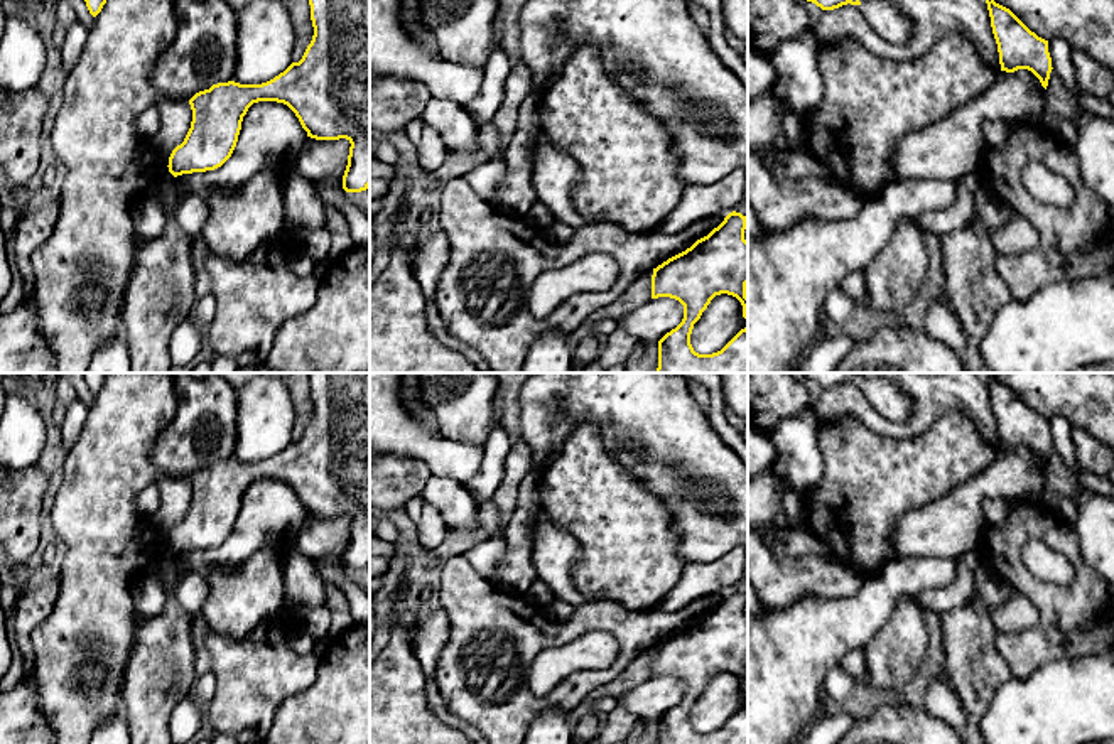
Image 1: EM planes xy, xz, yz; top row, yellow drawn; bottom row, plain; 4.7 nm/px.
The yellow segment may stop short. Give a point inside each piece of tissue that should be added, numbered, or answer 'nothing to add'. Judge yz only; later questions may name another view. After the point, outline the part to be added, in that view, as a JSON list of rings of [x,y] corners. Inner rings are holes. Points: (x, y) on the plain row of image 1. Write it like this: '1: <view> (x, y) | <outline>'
nothing to add

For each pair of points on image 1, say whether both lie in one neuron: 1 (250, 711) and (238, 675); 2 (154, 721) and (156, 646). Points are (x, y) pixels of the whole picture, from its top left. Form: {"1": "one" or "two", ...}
{"1": "one", "2": "one"}

